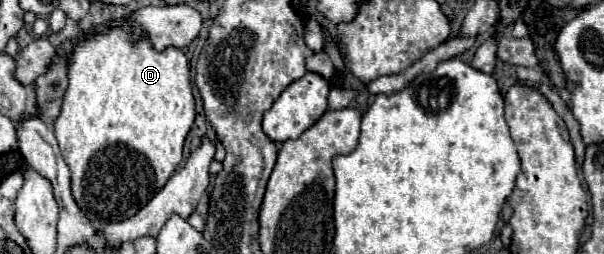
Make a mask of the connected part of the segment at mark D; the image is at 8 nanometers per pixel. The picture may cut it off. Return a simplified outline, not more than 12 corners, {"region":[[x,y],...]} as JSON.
{"region":[[80,40],[54,122],[72,196],[126,220],[182,162],[188,60]]}

